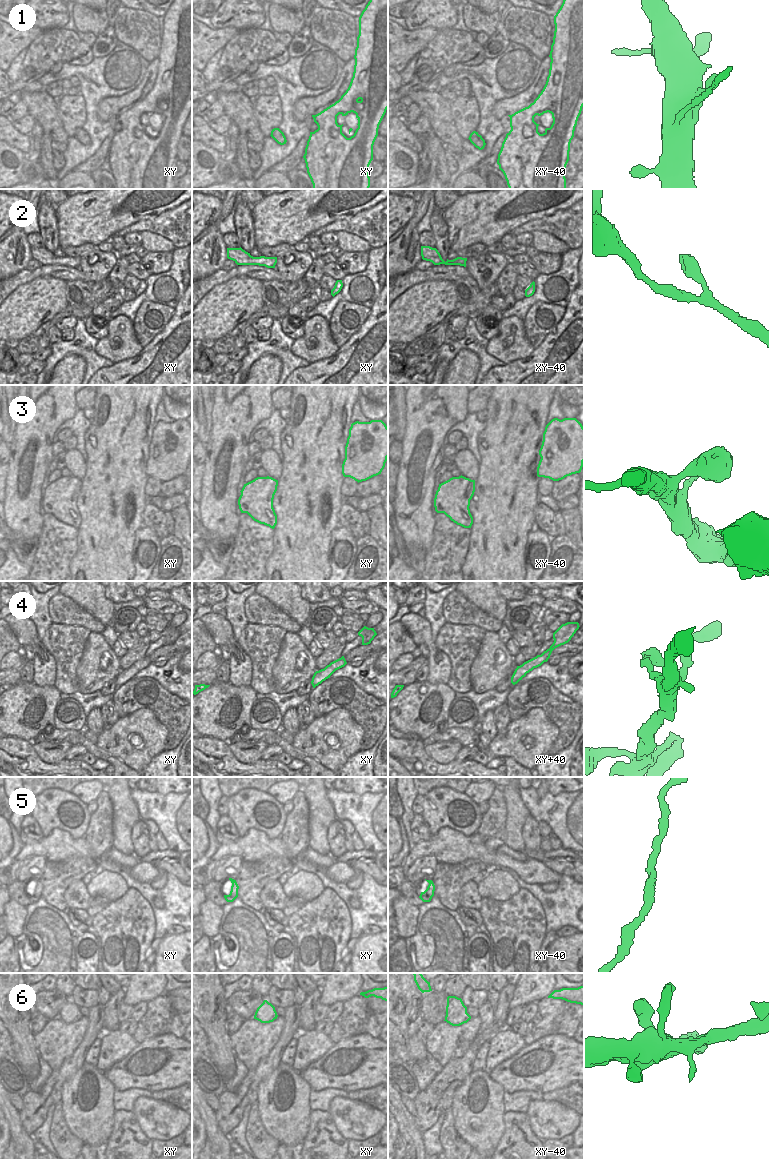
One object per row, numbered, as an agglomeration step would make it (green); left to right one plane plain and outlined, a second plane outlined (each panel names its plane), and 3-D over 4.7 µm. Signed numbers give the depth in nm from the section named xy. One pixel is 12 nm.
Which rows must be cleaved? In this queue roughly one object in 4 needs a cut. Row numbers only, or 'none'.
4

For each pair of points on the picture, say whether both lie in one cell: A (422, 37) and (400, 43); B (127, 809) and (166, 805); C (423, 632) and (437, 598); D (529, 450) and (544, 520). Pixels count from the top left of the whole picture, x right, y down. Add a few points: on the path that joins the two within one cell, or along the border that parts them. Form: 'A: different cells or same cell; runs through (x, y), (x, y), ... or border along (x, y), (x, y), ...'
A: same cell; runs through (417, 40), (405, 43)
B: different cells; border along (131, 790), (131, 798), (141, 818)
C: different cells; border along (424, 616), (429, 623), (430, 638), (433, 642)
D: different cells; border along (539, 502), (534, 509), (534, 525)

